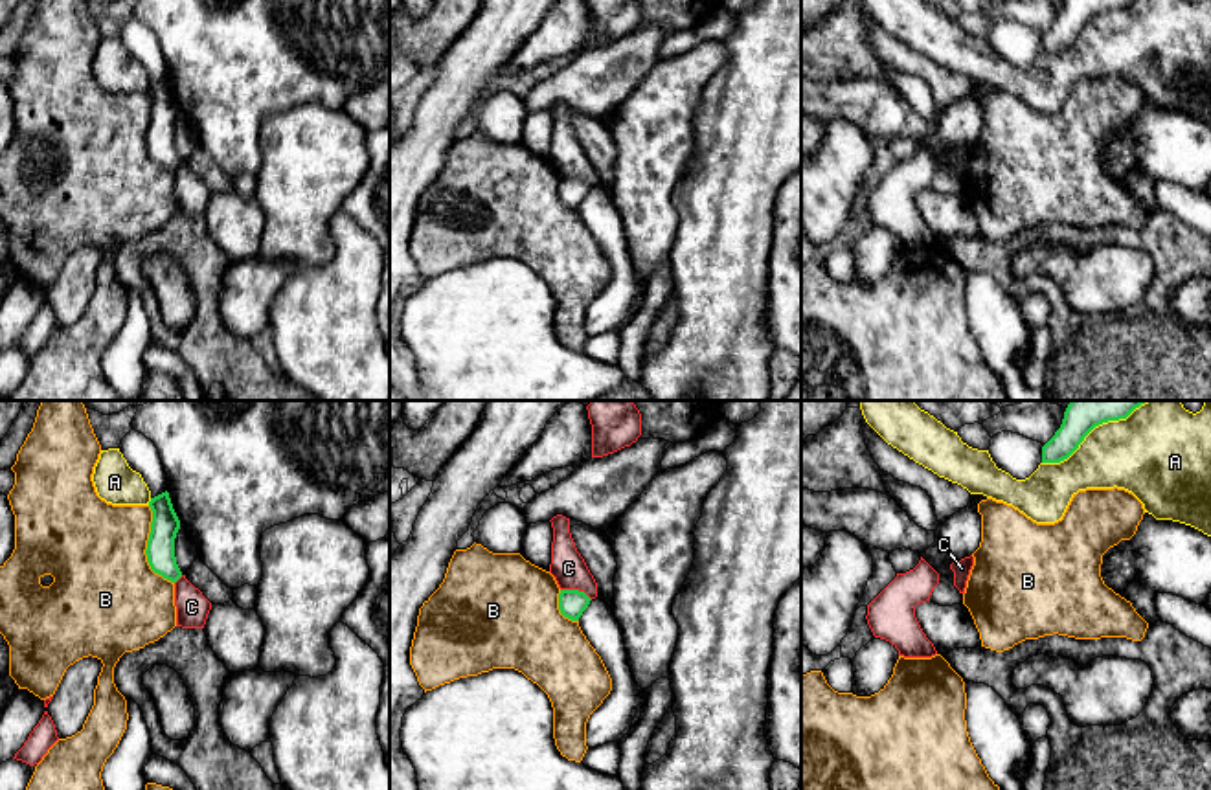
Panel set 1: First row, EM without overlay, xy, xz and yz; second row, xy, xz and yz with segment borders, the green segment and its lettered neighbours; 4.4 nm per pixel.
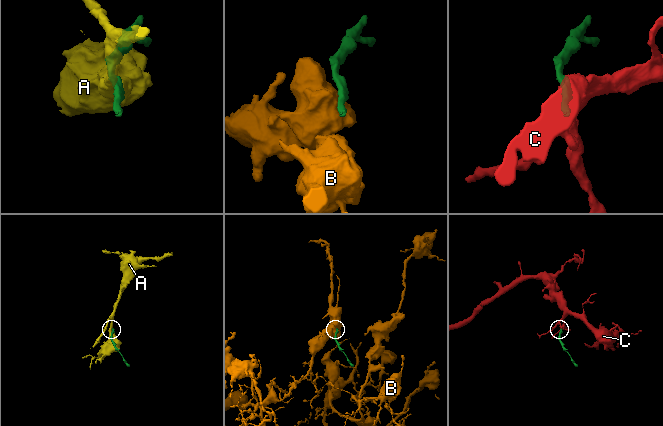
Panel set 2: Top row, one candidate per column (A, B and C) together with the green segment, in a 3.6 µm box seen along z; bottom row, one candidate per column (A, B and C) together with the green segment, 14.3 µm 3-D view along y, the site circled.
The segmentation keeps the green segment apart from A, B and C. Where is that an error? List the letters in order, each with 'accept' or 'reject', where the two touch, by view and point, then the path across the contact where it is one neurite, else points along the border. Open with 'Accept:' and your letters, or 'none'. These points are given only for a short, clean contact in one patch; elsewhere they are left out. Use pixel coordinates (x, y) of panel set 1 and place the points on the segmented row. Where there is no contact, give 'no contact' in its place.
Accept: none
A: reject; contact yz (1094, 427)
B: reject; contact xy (147, 548); border xy (147, 506), (151, 531), (146, 561), (173, 583)
C: reject; contact xz (576, 590); border xz (561, 588), (577, 588), (590, 599)

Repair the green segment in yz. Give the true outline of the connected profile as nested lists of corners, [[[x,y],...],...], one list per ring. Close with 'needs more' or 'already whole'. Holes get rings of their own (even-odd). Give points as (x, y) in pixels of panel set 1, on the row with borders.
[[[1071,401],[1055,435],[1042,446],[1042,463],[1068,459],[1099,424],[1126,419],[1149,401]]]; already whole

